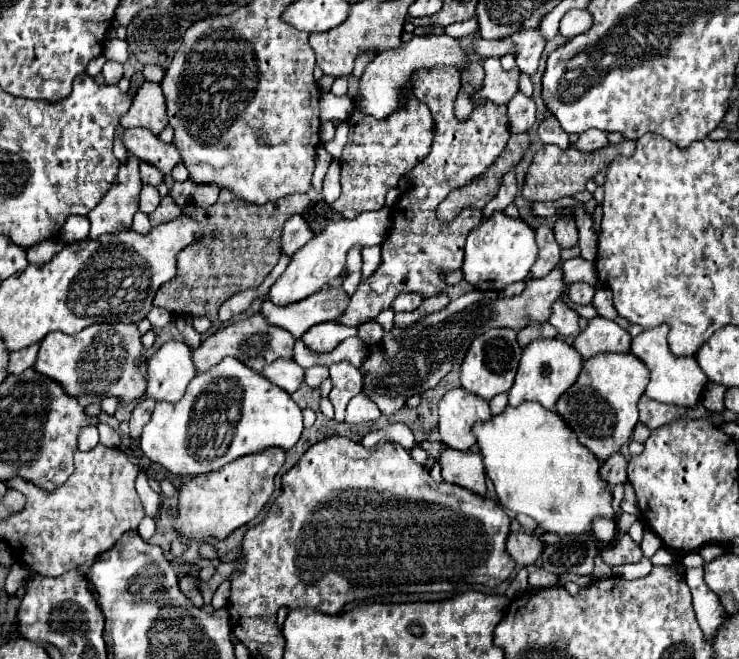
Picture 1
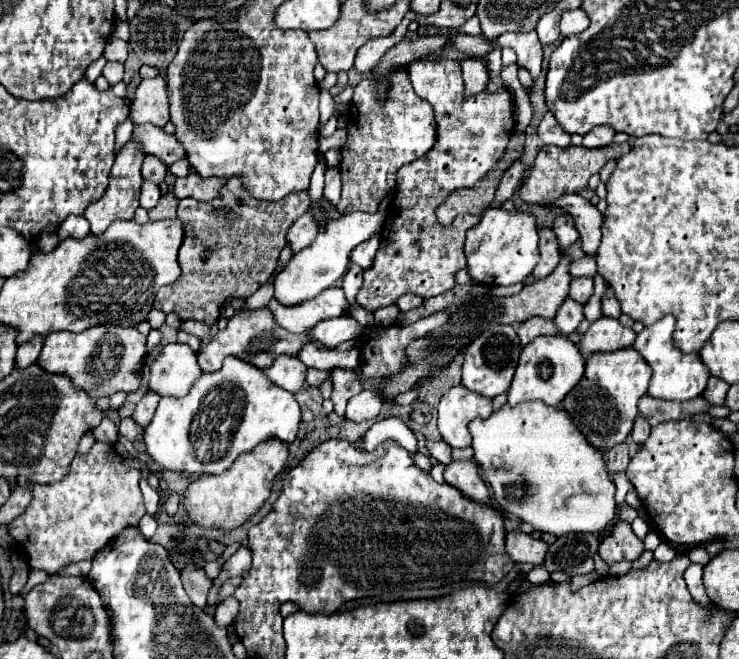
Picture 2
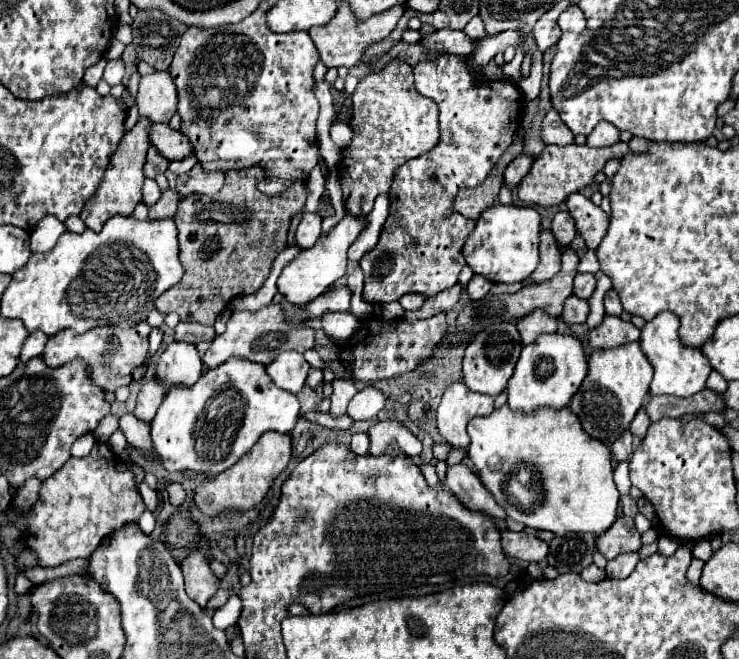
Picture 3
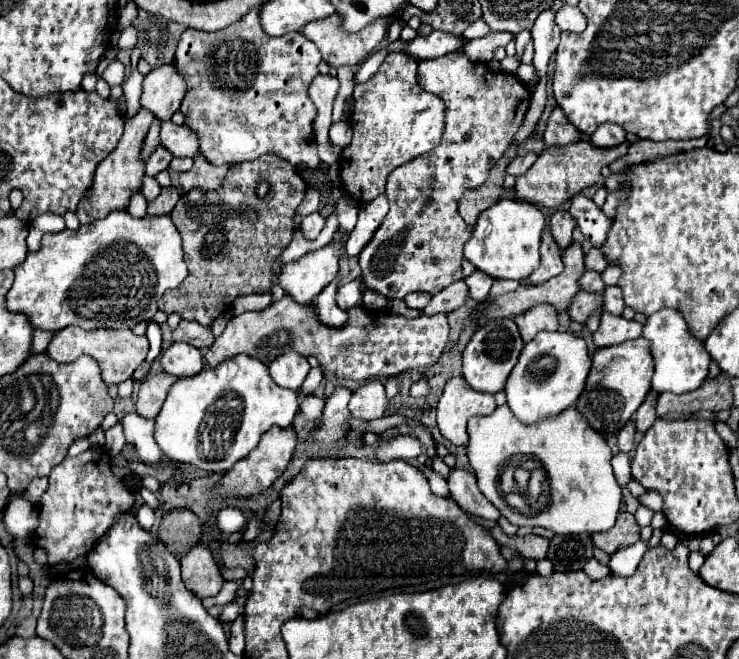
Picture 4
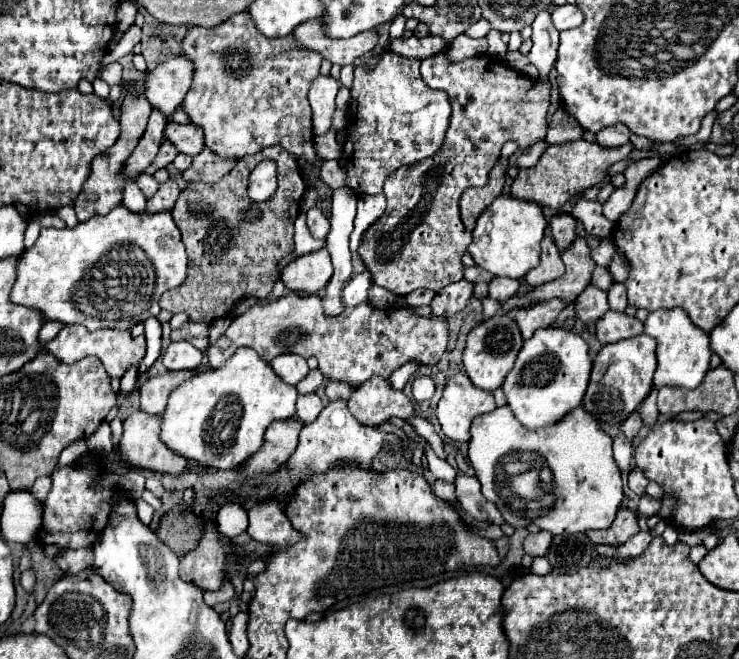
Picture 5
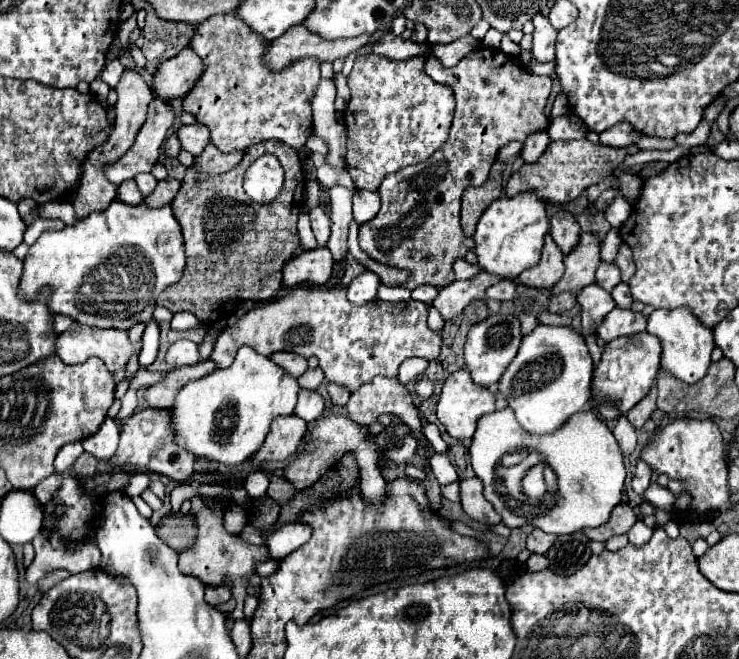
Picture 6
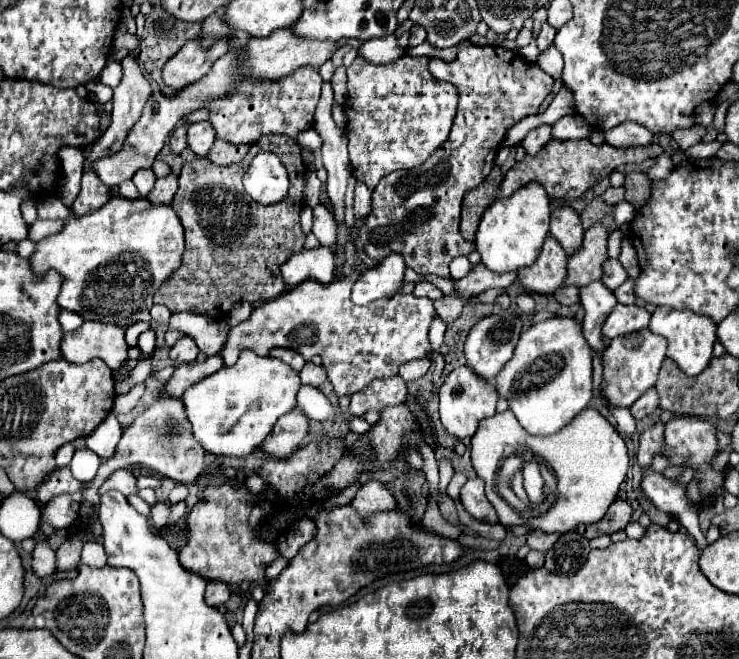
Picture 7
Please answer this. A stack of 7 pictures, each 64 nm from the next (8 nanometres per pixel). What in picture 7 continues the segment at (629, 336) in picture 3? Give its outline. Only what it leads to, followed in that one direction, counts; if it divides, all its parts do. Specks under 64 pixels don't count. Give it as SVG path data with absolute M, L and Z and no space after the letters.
M618 304L606 318L606 322L602 326L602 334L604 334L604 338L612 340L616 336L626 336L626 334L638 332L638 330L646 328L648 322L650 322L650 314L644 308Z

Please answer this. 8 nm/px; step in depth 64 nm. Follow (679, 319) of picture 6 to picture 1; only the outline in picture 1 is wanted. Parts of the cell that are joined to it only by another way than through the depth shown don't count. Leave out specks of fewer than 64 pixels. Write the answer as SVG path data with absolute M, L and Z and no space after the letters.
M666 324L656 326L656 328L650 328L650 330L644 330L642 334L638 334L632 340L630 352L636 358L640 358L648 366L648 370L650 370L650 382L648 382L646 392L644 392L646 396L650 396L650 398L654 398L658 402L664 402L664 404L690 408L690 406L694 406L700 400L700 394L702 394L708 378L702 372L702 368L698 366L698 362L696 362L694 356L676 358L670 352L670 348L668 348L666 336L668 336L668 326Z

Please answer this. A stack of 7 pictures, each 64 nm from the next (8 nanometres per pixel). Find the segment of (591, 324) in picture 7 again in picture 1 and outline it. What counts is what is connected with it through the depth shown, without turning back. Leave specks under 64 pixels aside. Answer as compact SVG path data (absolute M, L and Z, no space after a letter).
M556 302L554 306L552 306L552 316L550 316L550 324L562 334L562 336L572 336L572 334L576 334L578 332L578 314L572 310L572 308L568 308L564 302Z

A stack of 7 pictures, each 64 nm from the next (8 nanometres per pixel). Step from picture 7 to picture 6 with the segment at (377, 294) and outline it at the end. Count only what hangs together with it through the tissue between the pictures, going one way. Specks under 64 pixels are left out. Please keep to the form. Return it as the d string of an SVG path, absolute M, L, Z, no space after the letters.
M364 270L362 274L358 274L350 284L348 284L348 300L352 304L366 304L370 300L374 300L376 296L376 290L380 286L380 276L370 272L370 270Z

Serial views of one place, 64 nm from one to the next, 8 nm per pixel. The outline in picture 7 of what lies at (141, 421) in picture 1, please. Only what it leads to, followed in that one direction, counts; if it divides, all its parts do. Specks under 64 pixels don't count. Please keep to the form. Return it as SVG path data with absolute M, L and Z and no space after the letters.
M208 356L206 360L202 362L192 362L190 364L180 364L176 366L174 374L170 376L170 380L160 388L160 396L170 396L170 398L180 398L182 392L196 384L198 380L214 374L216 370L220 370L224 364L222 364L222 358L220 356Z

